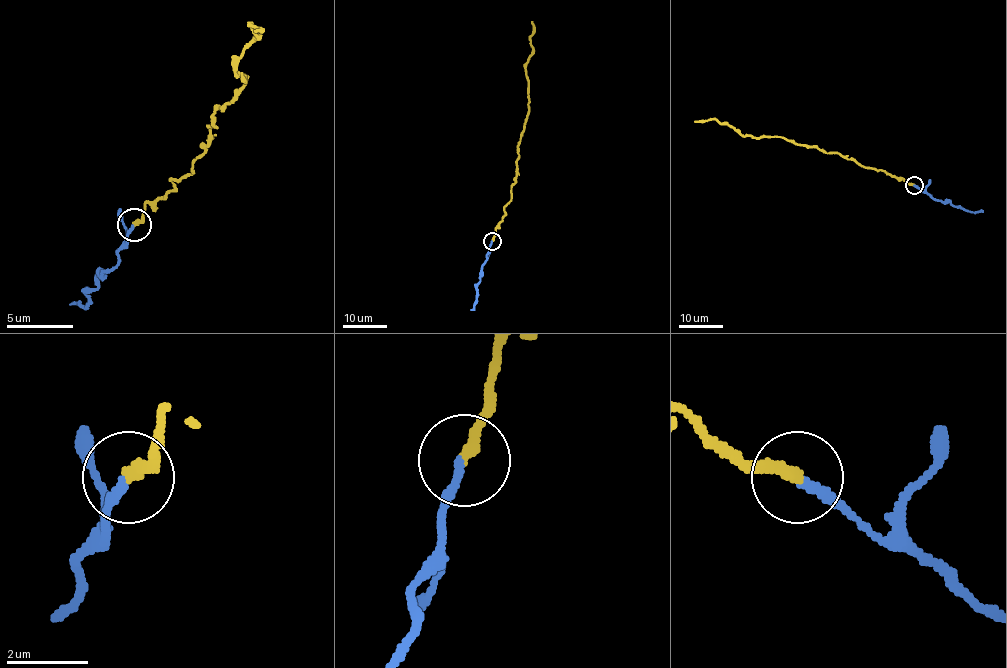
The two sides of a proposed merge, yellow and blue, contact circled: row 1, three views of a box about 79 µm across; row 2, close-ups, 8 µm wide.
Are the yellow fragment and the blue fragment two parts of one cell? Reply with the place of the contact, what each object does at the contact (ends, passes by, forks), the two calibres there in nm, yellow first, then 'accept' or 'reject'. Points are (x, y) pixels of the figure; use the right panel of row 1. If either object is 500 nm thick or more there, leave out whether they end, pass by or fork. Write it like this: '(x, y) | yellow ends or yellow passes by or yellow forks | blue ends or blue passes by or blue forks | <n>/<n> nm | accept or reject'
(914, 185) | yellow ends | blue ends | 280/220 nm | reject

